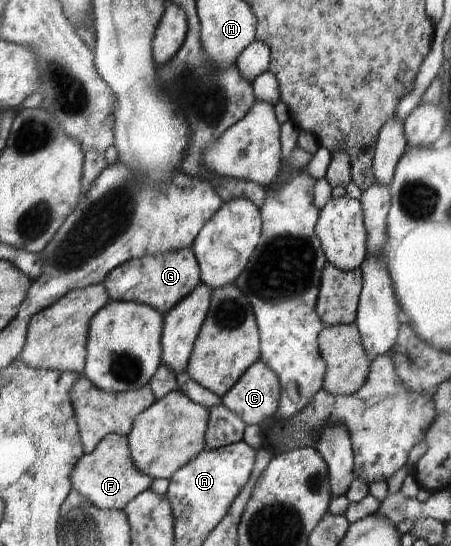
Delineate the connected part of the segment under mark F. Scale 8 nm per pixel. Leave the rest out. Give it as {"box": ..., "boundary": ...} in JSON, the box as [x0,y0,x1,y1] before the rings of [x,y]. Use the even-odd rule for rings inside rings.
{"box":[70,434,152,510],"boundary":[[[118,434],[104,436],[97,448],[90,454],[84,454],[70,472],[72,490],[90,500],[98,510],[123,510],[136,496],[149,490],[152,478],[138,472],[130,460],[127,438]]]}

